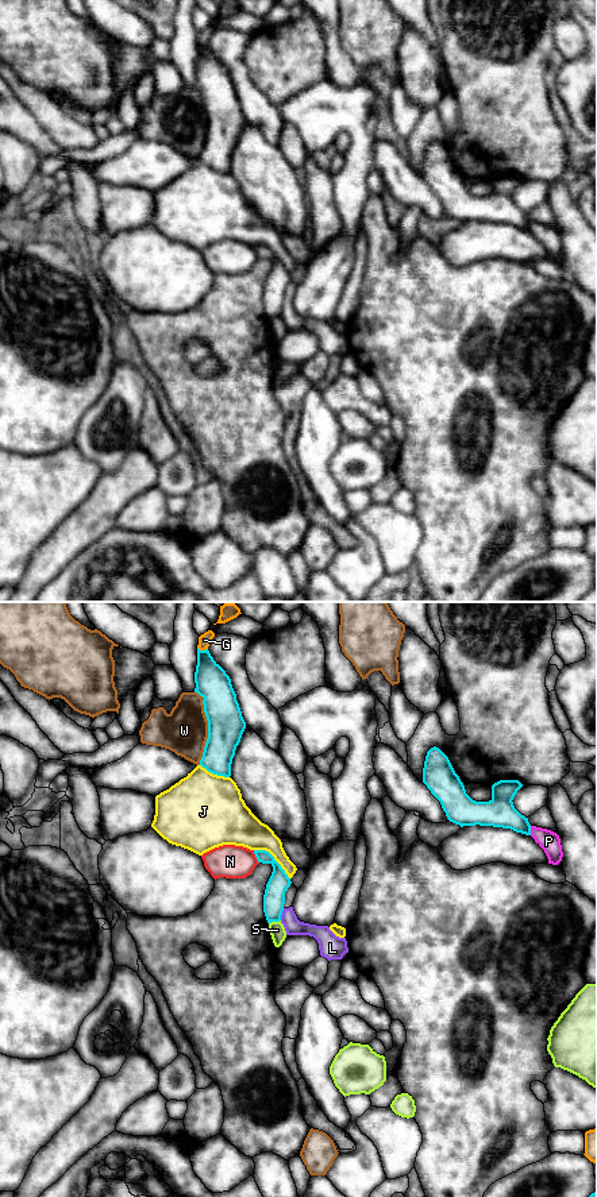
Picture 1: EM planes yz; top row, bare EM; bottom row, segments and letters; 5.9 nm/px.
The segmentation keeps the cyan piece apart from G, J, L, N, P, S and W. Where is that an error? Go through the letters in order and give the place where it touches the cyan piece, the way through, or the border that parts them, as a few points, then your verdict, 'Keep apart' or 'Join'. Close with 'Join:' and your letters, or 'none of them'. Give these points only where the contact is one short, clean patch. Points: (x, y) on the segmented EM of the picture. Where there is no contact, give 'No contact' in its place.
G: Touches cyan at yz (203, 651). Keep apart
J: Touches cyan at yz (273, 858). Keep apart
L: Touches cyan at yz (281, 914). Boundary: yz (284, 908), (280, 919). Keep apart
N: Touches cyan at yz (255, 856). Keep apart
P: Touches cyan at yz (530, 830). Keep apart
S: Touches cyan at yz (274, 921). Keep apart
W: Touches cyan at yz (208, 728). Keep apart
Join: none of them

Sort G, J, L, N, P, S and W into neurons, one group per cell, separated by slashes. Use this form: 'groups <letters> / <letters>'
groups G / J / L / N / P / S / W

